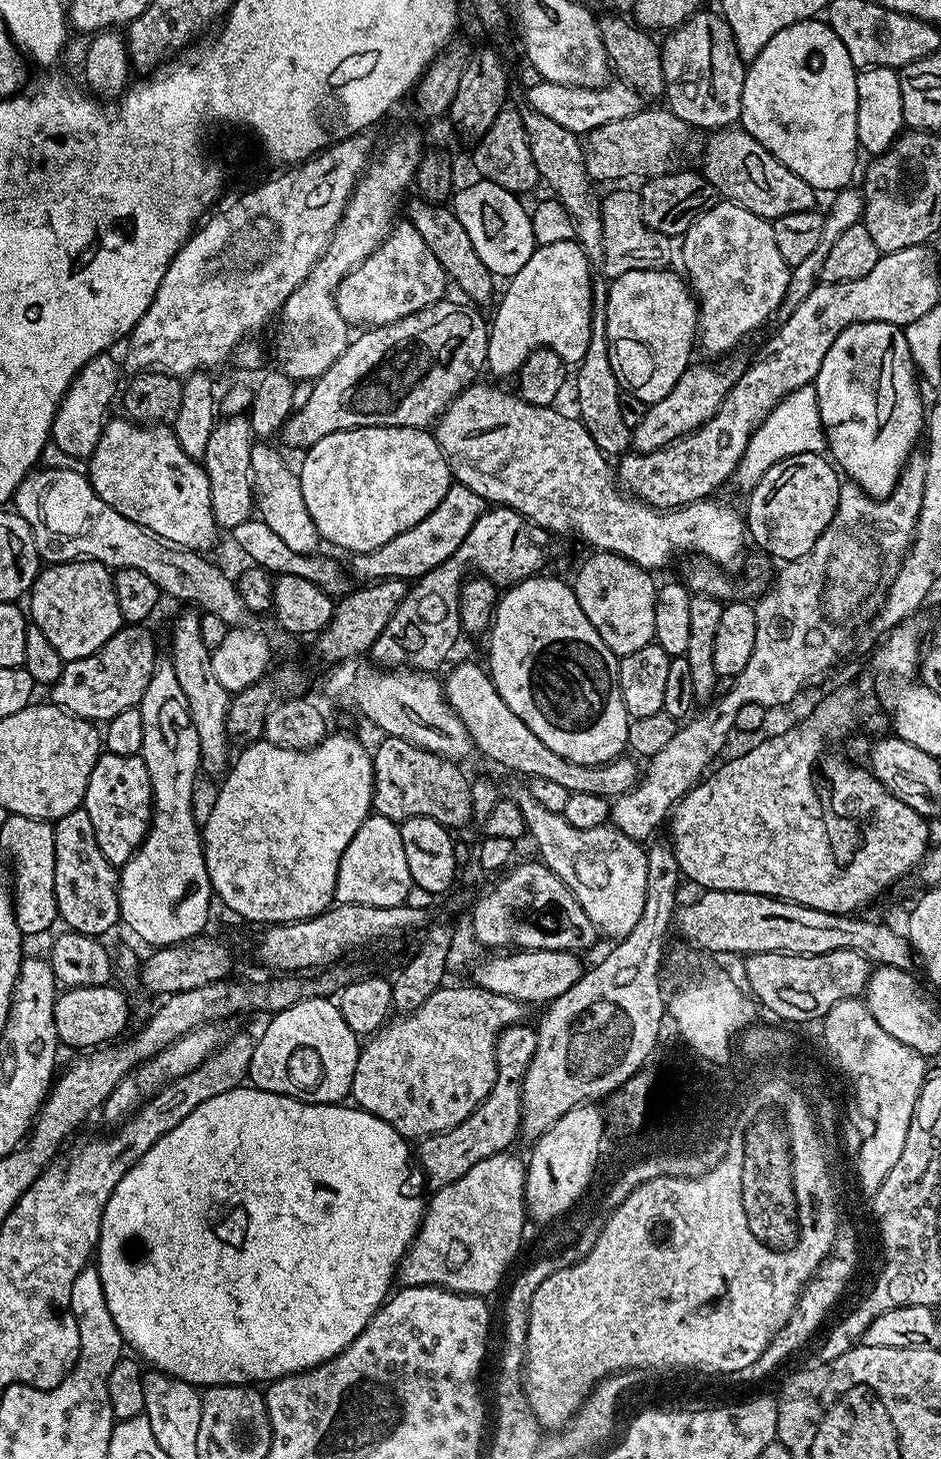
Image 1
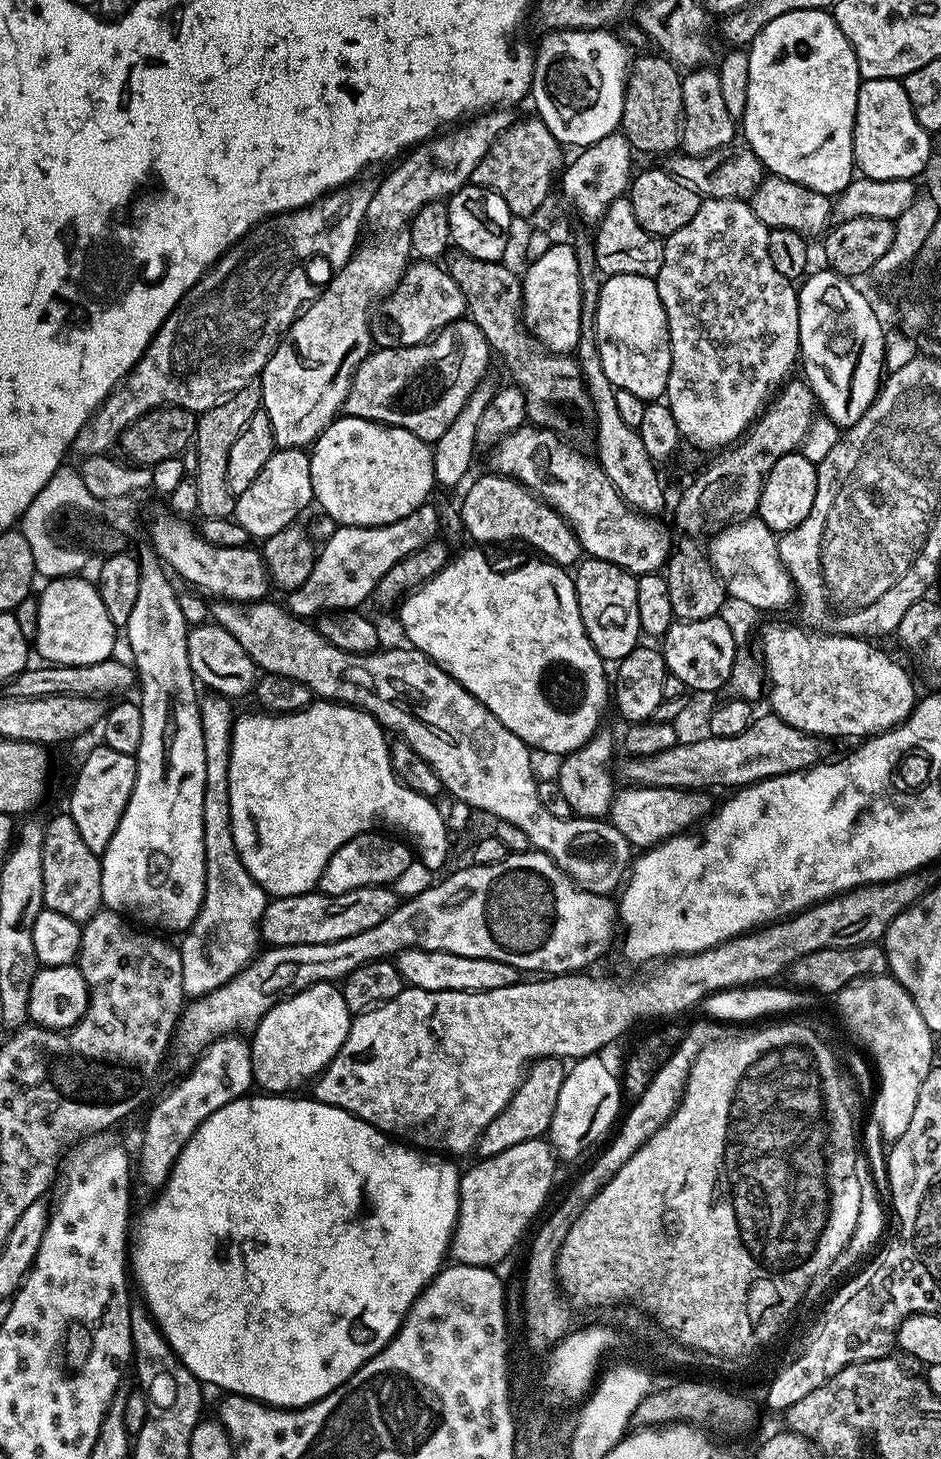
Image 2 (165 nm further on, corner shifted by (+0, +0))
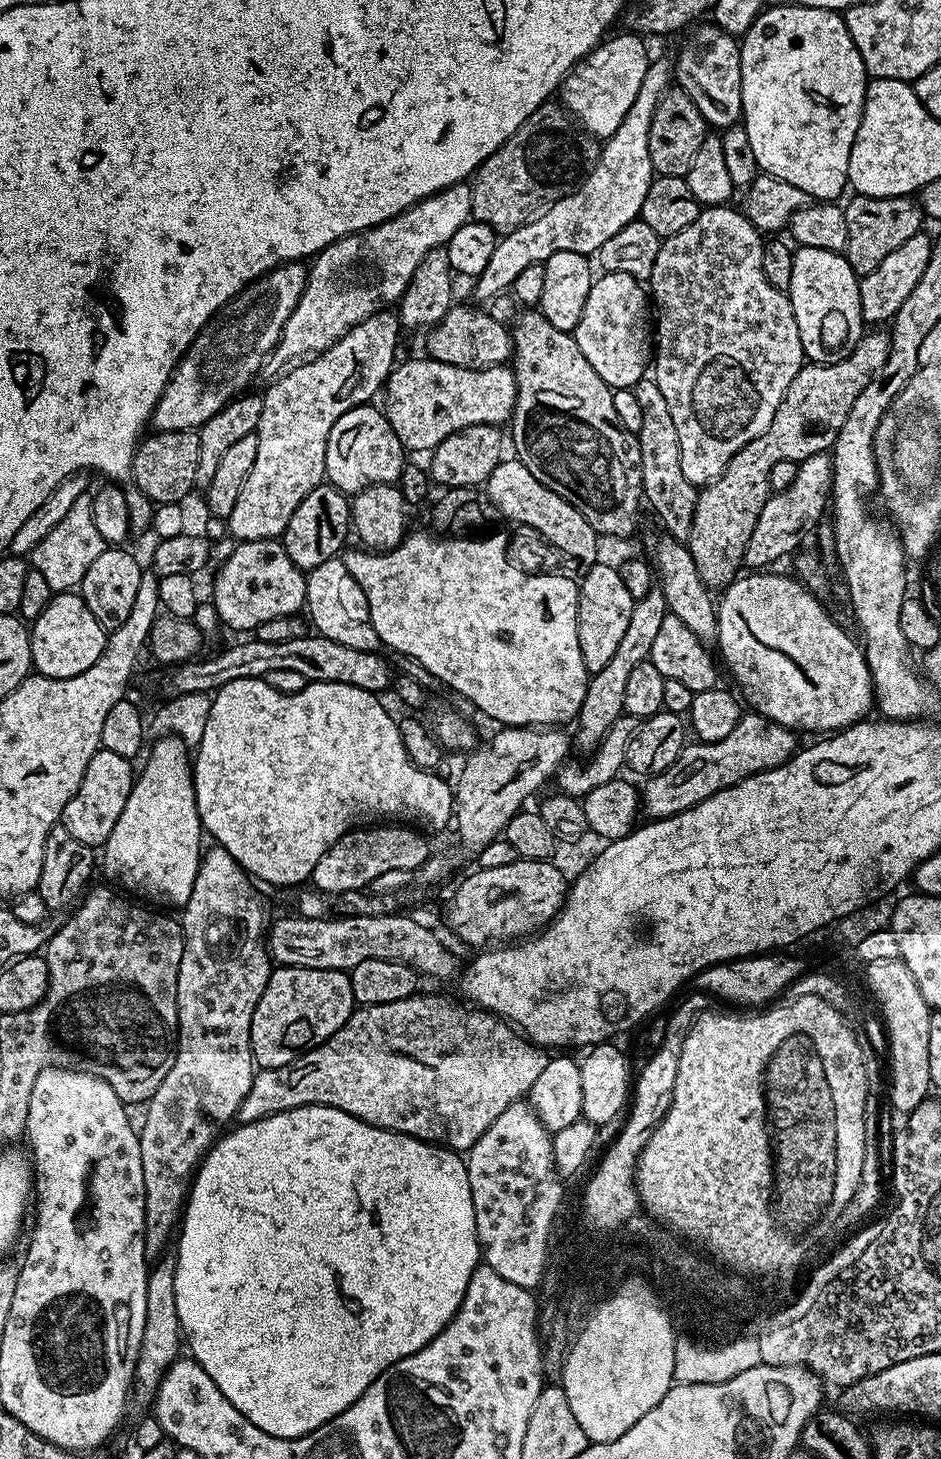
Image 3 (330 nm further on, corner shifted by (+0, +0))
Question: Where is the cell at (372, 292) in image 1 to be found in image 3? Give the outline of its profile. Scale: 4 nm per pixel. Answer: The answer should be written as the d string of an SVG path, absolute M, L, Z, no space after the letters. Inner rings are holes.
M457 303L437 324L427 329L427 355L438 362L459 368L499 368L512 358L512 334L500 320L488 312Z

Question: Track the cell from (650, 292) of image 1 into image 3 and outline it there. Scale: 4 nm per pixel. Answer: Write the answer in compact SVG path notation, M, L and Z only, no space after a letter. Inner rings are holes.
M604 272L597 275L592 282L592 289L586 298L586 306L582 306L582 318L578 318L578 326L574 333L578 342L578 350L586 354L586 362L594 366L598 378L606 382L608 387L634 389L640 380L645 379L650 368L650 296L645 285L635 280L630 274Z

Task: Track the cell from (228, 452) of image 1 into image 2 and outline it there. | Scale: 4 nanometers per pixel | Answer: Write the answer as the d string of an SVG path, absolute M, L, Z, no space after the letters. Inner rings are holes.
M253 382L242 386L242 390L238 390L233 396L227 396L218 406L199 413L194 441L194 452L196 448L194 481L198 490L198 512L203 519L229 518L233 515L236 496L230 494L230 486L226 486L226 461L238 434L246 430L246 422L250 422L250 418L254 418L254 414L261 411L261 398L262 390L259 383Z

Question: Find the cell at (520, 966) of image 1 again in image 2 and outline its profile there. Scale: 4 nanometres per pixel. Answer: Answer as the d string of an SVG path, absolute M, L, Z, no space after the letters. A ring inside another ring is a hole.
M407 948L396 953L394 963L405 985L431 992L502 990L502 986L510 986L518 980L518 970L514 966L506 966L506 962L494 962L494 958L462 958L462 954Z

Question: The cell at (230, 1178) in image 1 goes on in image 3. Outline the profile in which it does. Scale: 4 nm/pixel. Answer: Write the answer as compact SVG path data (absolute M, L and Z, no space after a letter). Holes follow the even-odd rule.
M311 1104L301 1108L291 1108L285 1112L279 1112L273 1116L262 1118L258 1122L249 1124L236 1124L231 1130L225 1131L204 1154L204 1159L200 1161L188 1189L186 1203L182 1209L182 1223L178 1228L178 1240L180 1236L180 1245L174 1248L176 1254L176 1277L174 1278L174 1290L176 1291L176 1301L178 1302L178 1318L180 1319L180 1331L186 1337L186 1348L190 1351L191 1359L198 1361L202 1370L214 1378L218 1390L230 1398L230 1402L242 1415L258 1430L262 1430L271 1436L293 1440L299 1436L310 1434L318 1430L330 1418L342 1414L342 1410L349 1408L394 1362L422 1350L422 1346L429 1344L440 1331L454 1318L458 1306L462 1306L462 1298L466 1298L466 1290L470 1286L470 1278L474 1274L476 1265L481 1263L482 1253L480 1243L476 1237L476 1219L474 1218L474 1198L470 1194L470 1178L468 1177L468 1166L465 1157L461 1153L453 1152L452 1149L443 1147L439 1144L430 1144L427 1140L419 1140L413 1136L407 1136L401 1132L391 1132L385 1128L379 1128L373 1124L362 1122L350 1114L346 1114L337 1108L322 1106L321 1104Z

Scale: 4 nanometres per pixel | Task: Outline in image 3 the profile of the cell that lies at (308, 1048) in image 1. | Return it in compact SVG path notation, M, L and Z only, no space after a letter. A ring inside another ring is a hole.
M277 967L266 982L266 990L262 990L262 998L258 998L258 1006L254 1010L254 1018L250 1022L253 1061L260 1068L286 1066L302 1054L306 1054L311 1048L316 1048L322 1042L330 1039L352 1017L353 1011L354 1001L348 972Z

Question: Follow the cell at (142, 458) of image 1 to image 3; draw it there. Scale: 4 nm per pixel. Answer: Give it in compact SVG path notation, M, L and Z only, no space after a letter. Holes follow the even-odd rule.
M279 539L245 540L235 547L225 558L210 596L225 629L233 628L236 632L244 632L240 634L248 634L262 626L262 622L270 622L270 618L295 616L305 607L305 569L294 566Z

